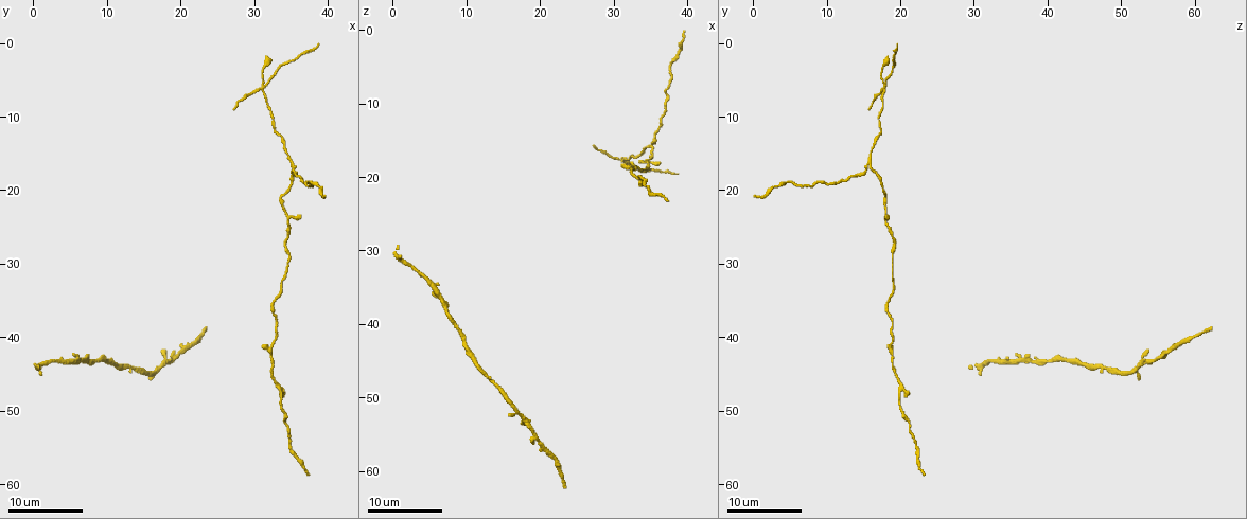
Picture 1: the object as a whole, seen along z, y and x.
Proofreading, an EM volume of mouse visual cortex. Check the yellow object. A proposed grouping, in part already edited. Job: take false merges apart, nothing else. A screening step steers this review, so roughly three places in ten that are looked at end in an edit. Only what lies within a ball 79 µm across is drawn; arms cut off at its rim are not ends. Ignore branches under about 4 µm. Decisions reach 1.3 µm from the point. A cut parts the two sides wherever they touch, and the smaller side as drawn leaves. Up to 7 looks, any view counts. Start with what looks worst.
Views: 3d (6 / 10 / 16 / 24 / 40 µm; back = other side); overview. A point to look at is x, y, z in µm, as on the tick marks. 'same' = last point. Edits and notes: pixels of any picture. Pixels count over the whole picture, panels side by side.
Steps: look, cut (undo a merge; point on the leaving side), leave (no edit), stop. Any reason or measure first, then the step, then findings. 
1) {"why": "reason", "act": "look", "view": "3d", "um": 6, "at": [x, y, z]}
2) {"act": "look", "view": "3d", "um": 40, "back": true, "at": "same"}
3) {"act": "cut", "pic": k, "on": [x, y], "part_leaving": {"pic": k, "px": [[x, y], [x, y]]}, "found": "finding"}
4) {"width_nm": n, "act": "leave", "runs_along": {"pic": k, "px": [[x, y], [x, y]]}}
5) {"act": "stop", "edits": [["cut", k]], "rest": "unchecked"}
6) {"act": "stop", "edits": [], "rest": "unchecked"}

{"why": "four arms meet", "act": "look", "view": "3d", "um": 10, "at": [31.5, 5.5, 18.0]}

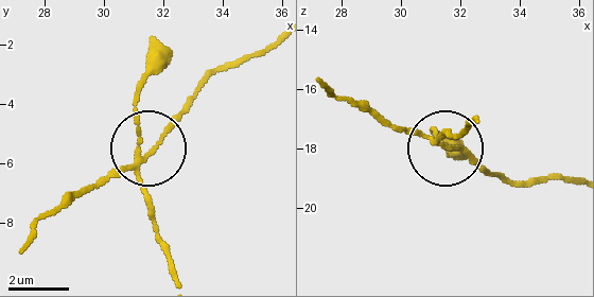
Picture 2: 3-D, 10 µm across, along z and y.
{"why": "other side", "act": "look", "view": "3d", "um": 10, "back": true, "at": "same"}

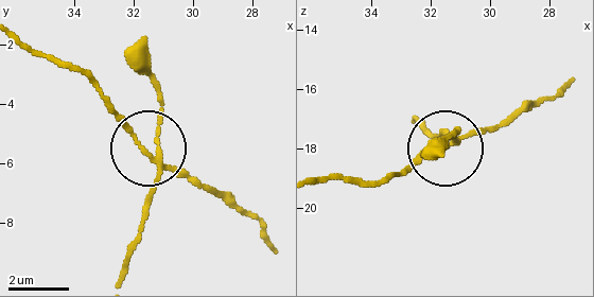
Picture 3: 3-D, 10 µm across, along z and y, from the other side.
{"arms": 4, "act": "cut", "pic": 3, "on": [132, 127], "part_leaving": {"pic": 3, "px": [[156, 161], [87, 80], [19, 47]]}, "found": "two cells meet here"}

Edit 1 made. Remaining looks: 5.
{"act": "look", "view": "overview"}

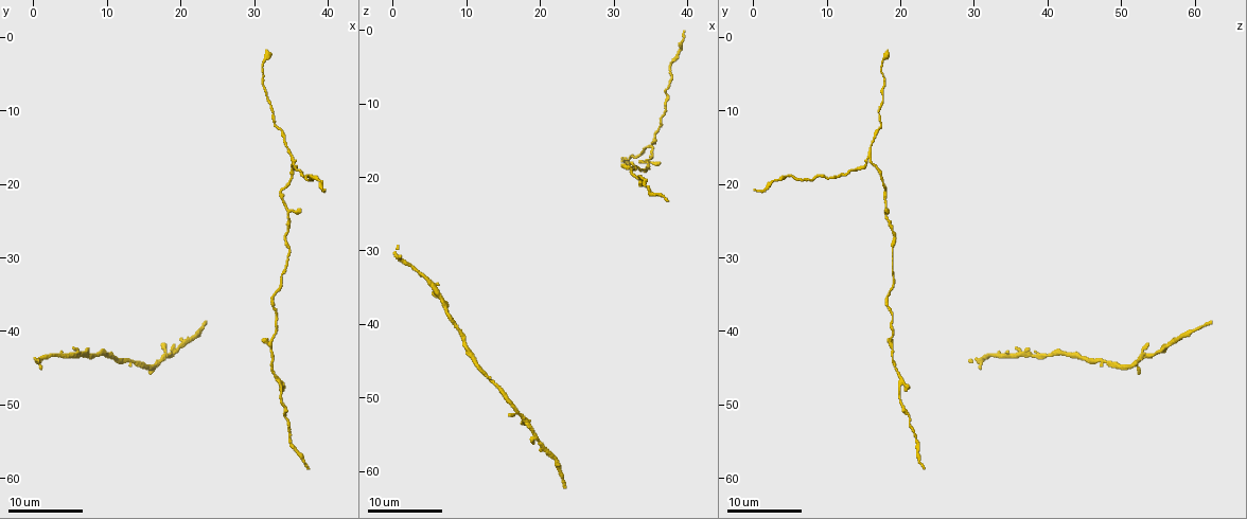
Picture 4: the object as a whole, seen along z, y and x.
{"why": "side arm on a straight run", "act": "look", "view": "3d", "um": 6, "at": [35.5, 16.5, 16.0]}

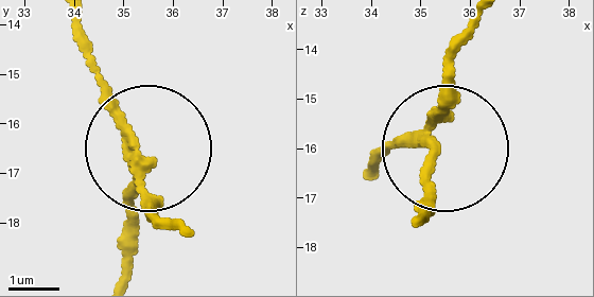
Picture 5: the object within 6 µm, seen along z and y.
{"act": "look", "view": "3d", "um": 6, "back": true, "at": [35.10, 16.35, 15.75]}

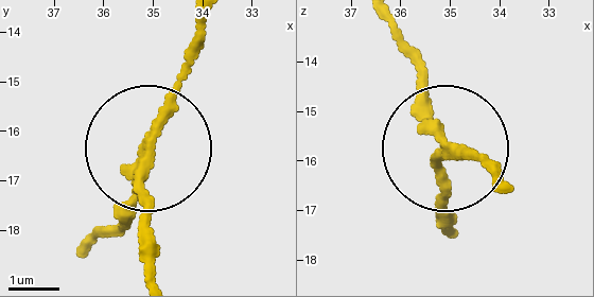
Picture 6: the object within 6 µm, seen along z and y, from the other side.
{"act": "cut", "pic": 6, "on": [431, 125], "part_leaving": {"pic": 6, "px": [[459, 141], [425, 103], [400, 28]]}, "found": "two cells meet here"}

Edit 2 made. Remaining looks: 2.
{"why": "small branch off a trunk", "act": "look", "view": "3d", "um": 10, "at": [34.5, 24.5, 18.0]}

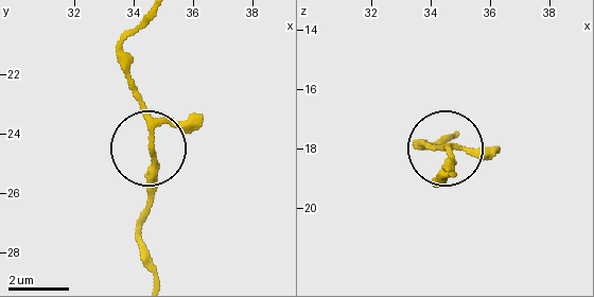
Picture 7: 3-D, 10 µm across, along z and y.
{"width_nm": 160, "act": "leave", "runs_along": {"pic": 7, "px": [[157, 276], [142, 238], [150, 116], [127, 57]]}, "found": "continuous, no second cell"}

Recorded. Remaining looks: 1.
{"why": "side arm on a straight run", "act": "look", "view": "3d", "um": 10, "at": [5.5, 43.5, 35.0]}

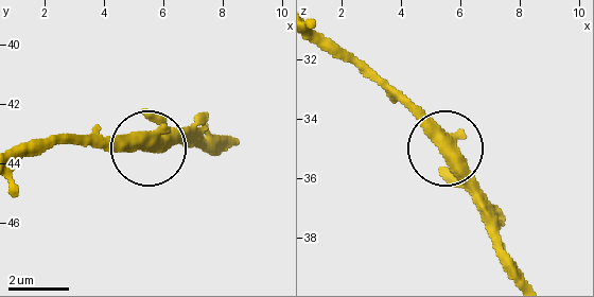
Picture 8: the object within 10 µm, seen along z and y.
{"arms": 3, "act": "leave", "found": "continuous, no second cell"}

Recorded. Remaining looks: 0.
{"act": "stop", "edits": [["cut", 3], ["cut", 6]], "rest": "unchecked"}

